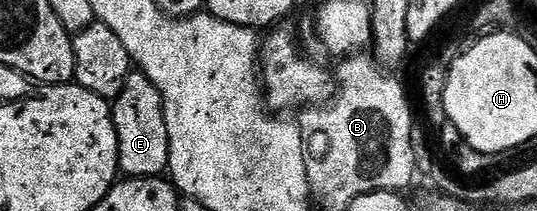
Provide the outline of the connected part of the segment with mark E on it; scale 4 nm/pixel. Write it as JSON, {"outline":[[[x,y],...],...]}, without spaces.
{"outline":[[[133,72],[126,88],[111,103],[112,119],[118,136],[119,173],[130,178],[154,178],[168,168],[170,144],[166,136],[166,116],[158,88],[145,74]]]}

